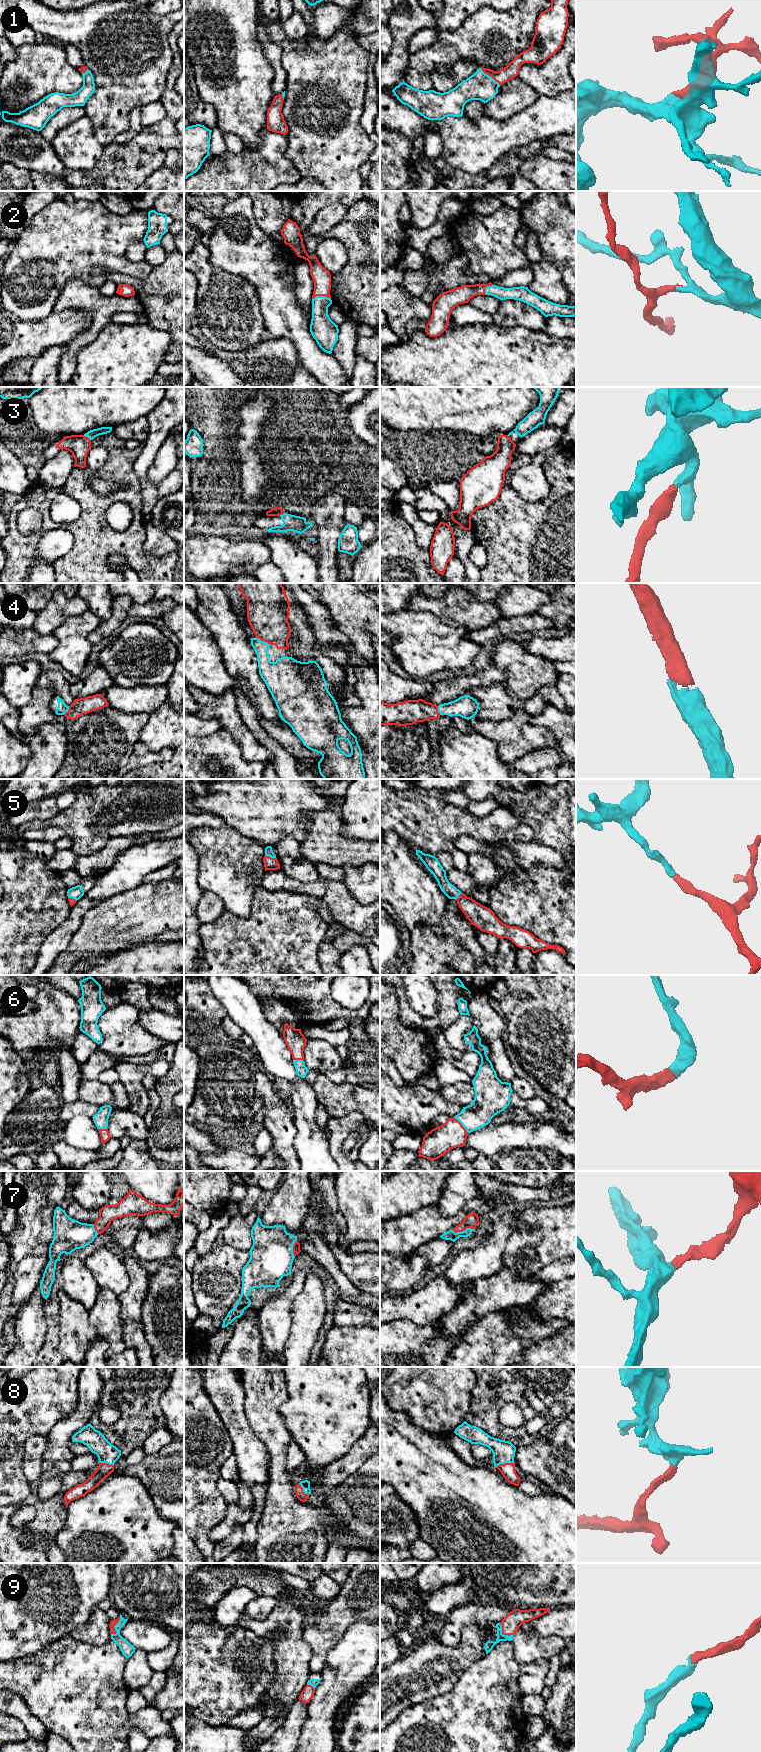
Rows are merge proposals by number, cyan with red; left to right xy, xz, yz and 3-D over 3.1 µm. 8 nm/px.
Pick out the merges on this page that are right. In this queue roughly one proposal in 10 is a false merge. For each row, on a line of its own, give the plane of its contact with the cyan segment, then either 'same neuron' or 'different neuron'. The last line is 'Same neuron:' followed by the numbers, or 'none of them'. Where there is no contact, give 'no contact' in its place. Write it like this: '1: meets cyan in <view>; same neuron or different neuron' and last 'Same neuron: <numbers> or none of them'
1: meets cyan in yz; same neuron
2: meets cyan in xz; same neuron
3: meets cyan in xy; same neuron
4: meets cyan in xz; same neuron
5: meets cyan in xz; same neuron
6: meets cyan in yz; same neuron
7: meets cyan in yz; same neuron
8: meets cyan in yz; same neuron
9: meets cyan in yz; same neuron
Same neuron: 1, 2, 3, 4, 5, 6, 7, 8, 9

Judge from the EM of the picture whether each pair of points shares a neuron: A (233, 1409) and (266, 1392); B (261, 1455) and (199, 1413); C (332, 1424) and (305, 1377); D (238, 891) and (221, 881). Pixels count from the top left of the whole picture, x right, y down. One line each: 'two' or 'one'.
A: two
B: two
C: one
D: one

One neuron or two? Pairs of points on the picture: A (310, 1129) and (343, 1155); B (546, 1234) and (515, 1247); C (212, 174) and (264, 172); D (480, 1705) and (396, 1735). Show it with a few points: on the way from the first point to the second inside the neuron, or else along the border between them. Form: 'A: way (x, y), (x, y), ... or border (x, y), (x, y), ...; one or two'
A: border (326, 1135), (329, 1154), (334, 1160); two
B: way (538, 1241), (523, 1245); one
C: way (225, 174), (251, 174); one
D: way (459, 1722), (417, 1722); one

